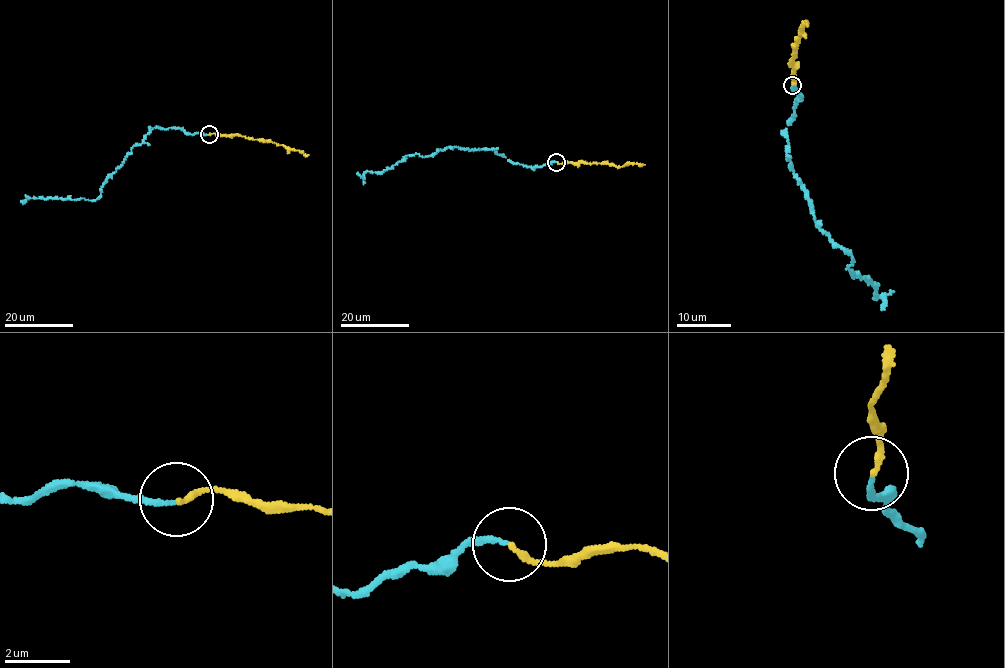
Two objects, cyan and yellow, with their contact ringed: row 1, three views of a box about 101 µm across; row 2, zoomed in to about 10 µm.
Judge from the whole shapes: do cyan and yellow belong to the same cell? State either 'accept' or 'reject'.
accept

